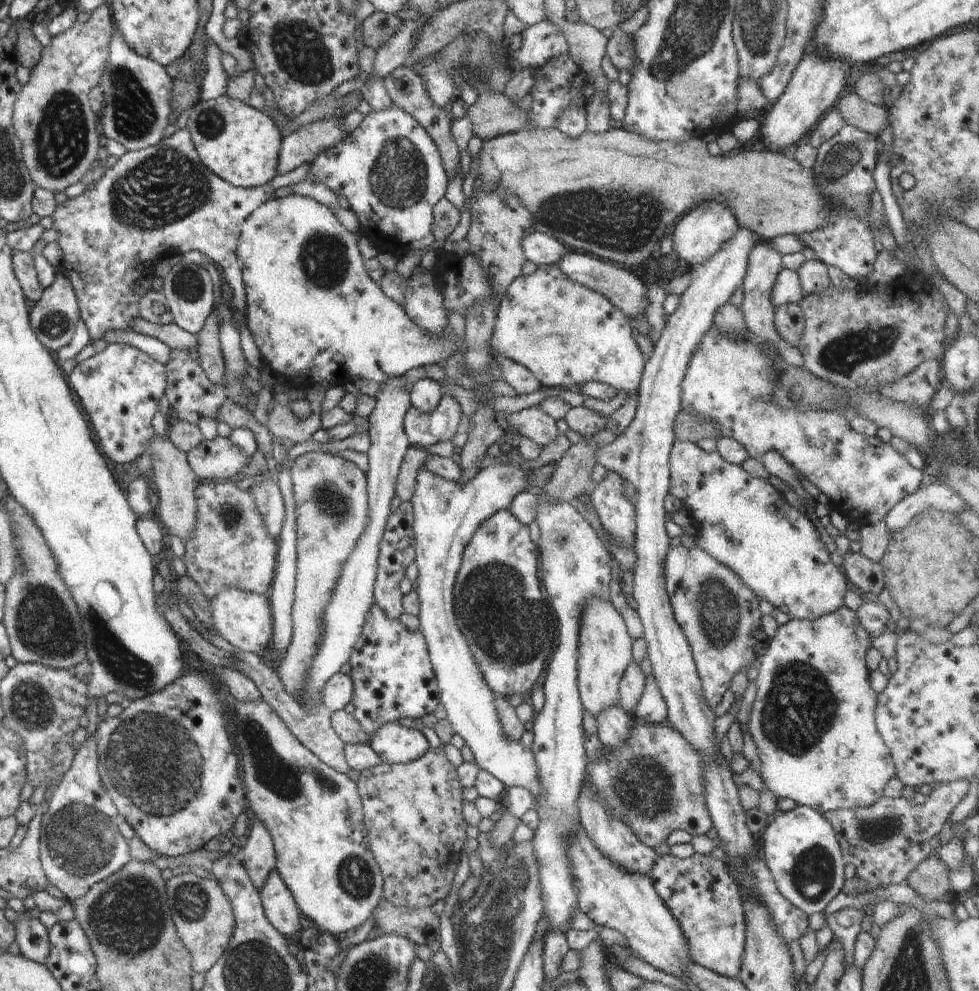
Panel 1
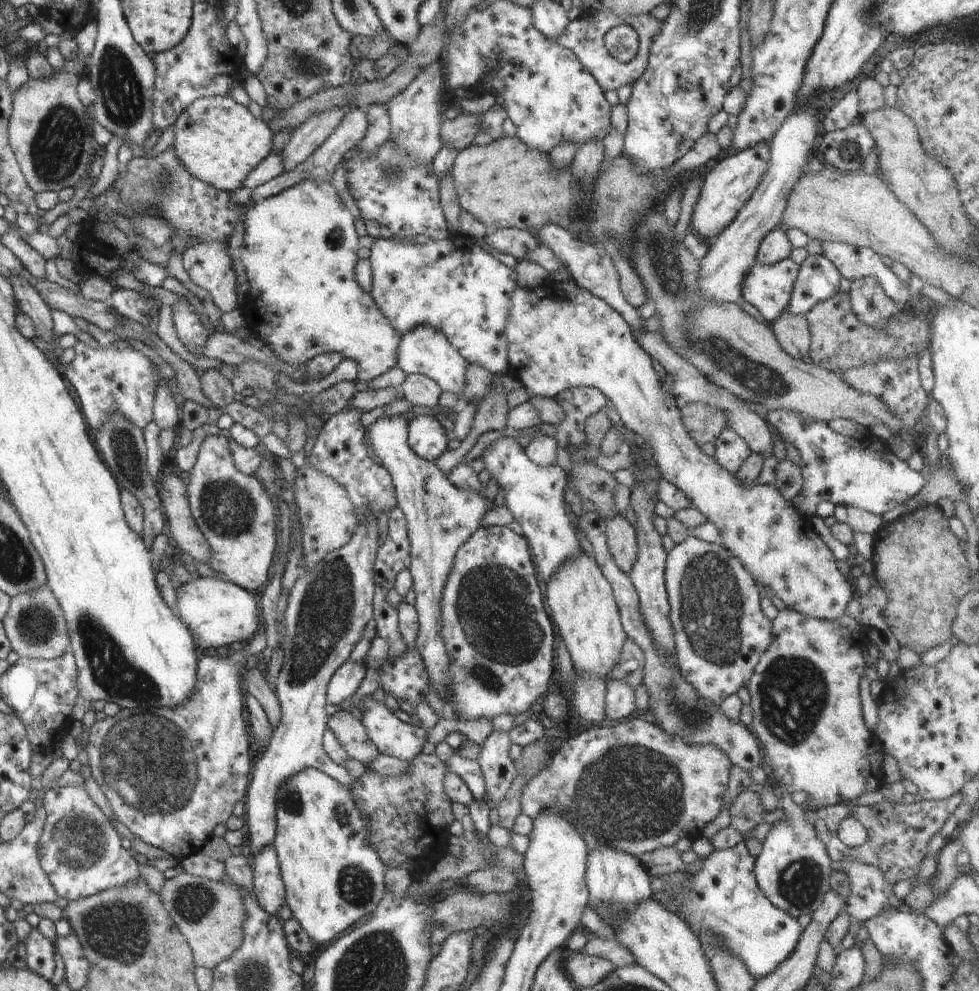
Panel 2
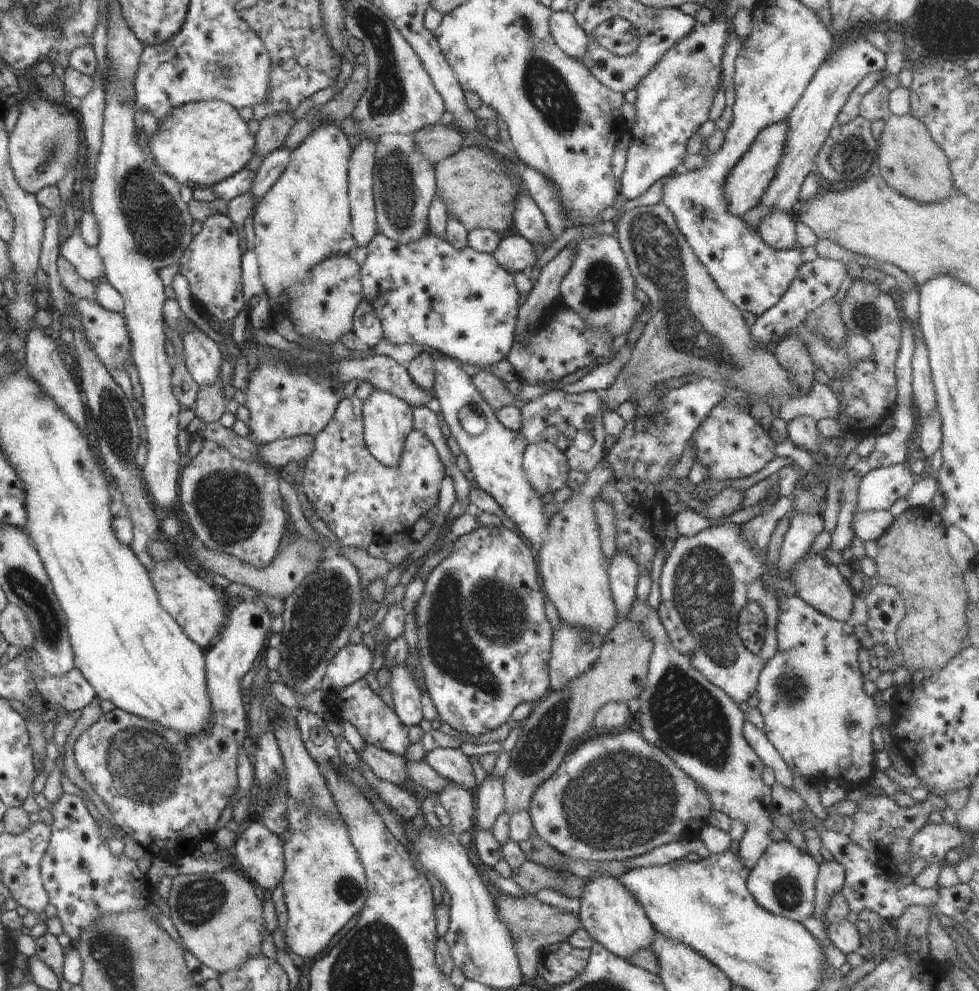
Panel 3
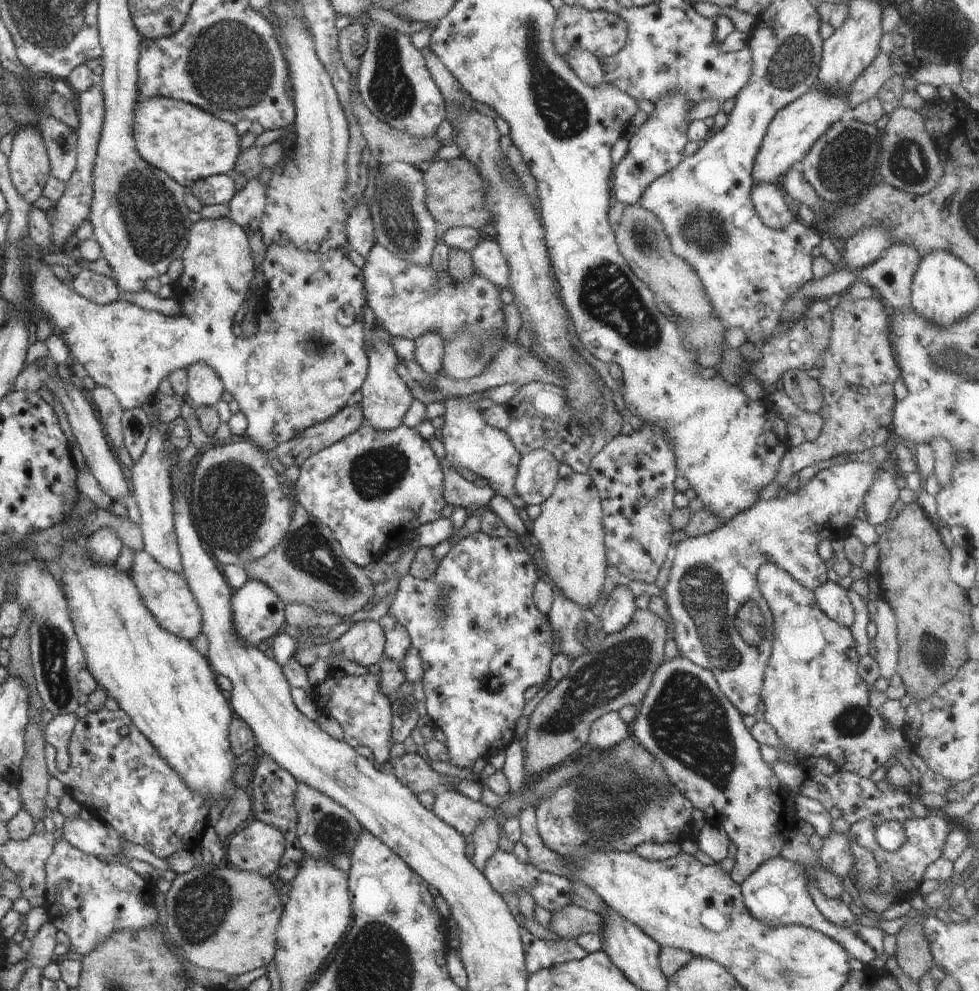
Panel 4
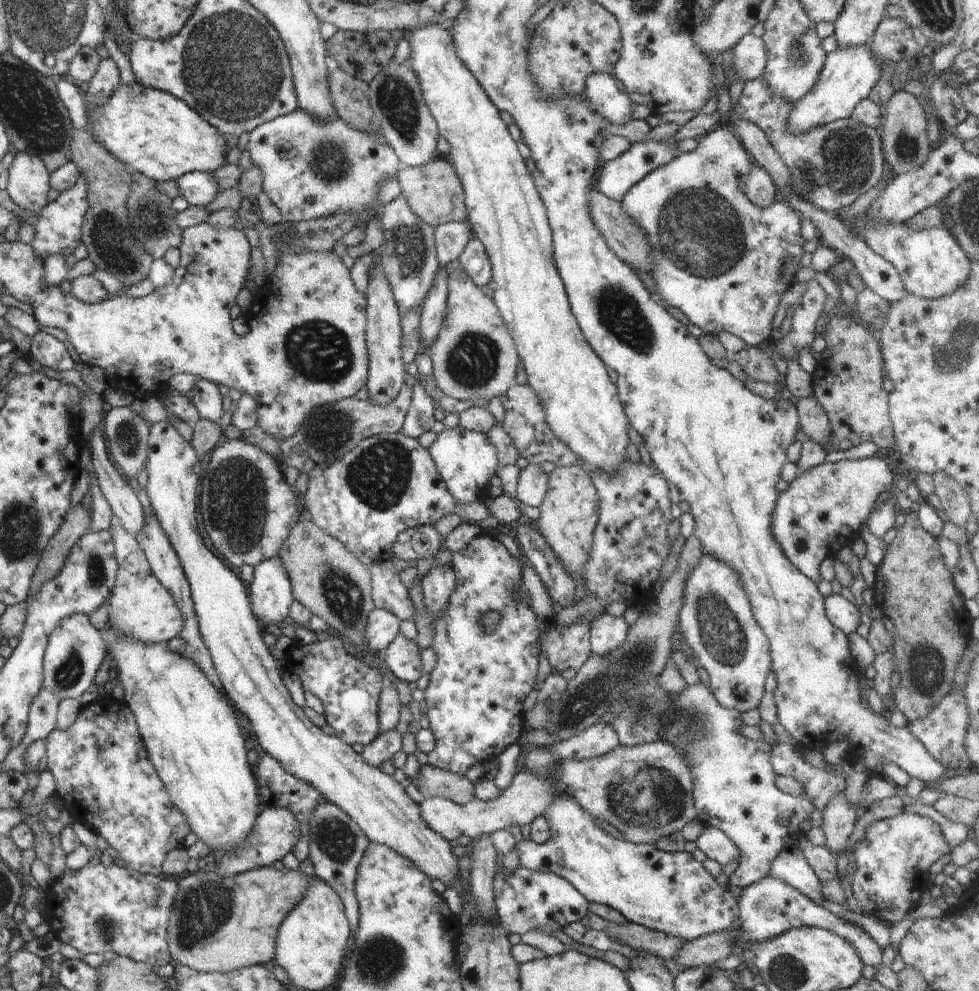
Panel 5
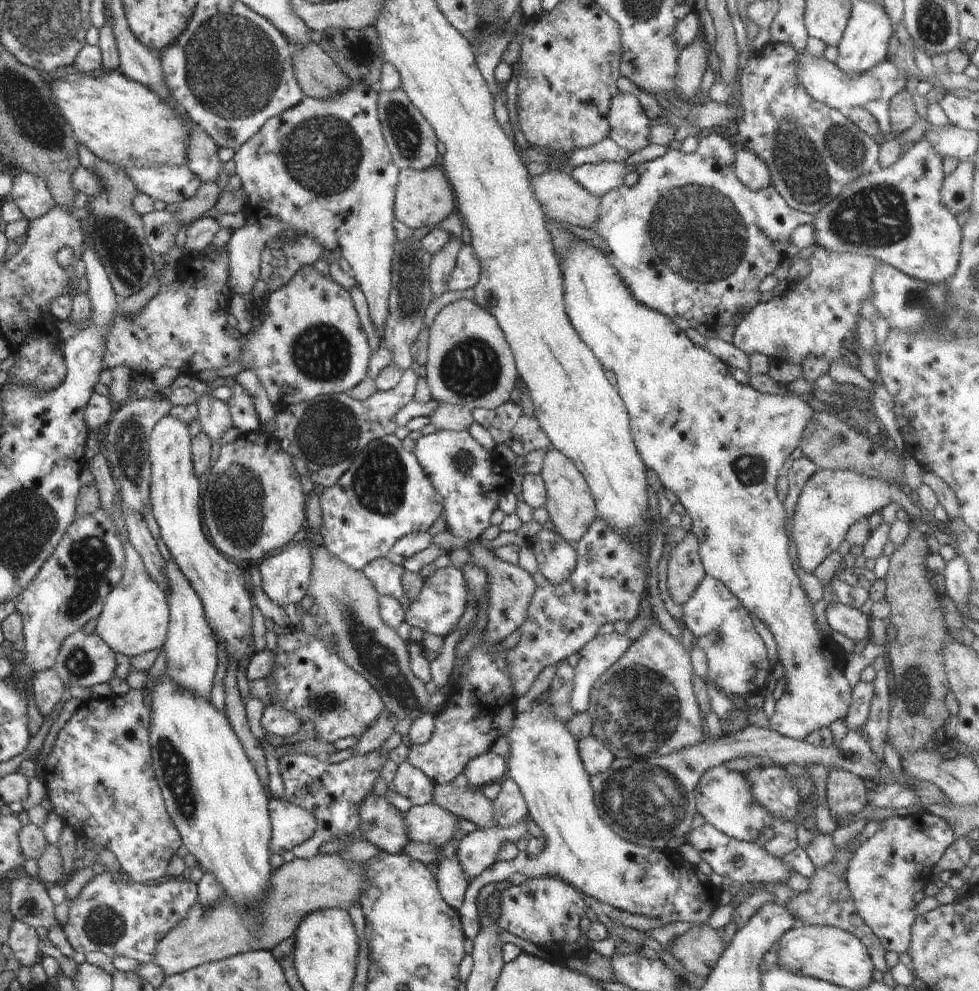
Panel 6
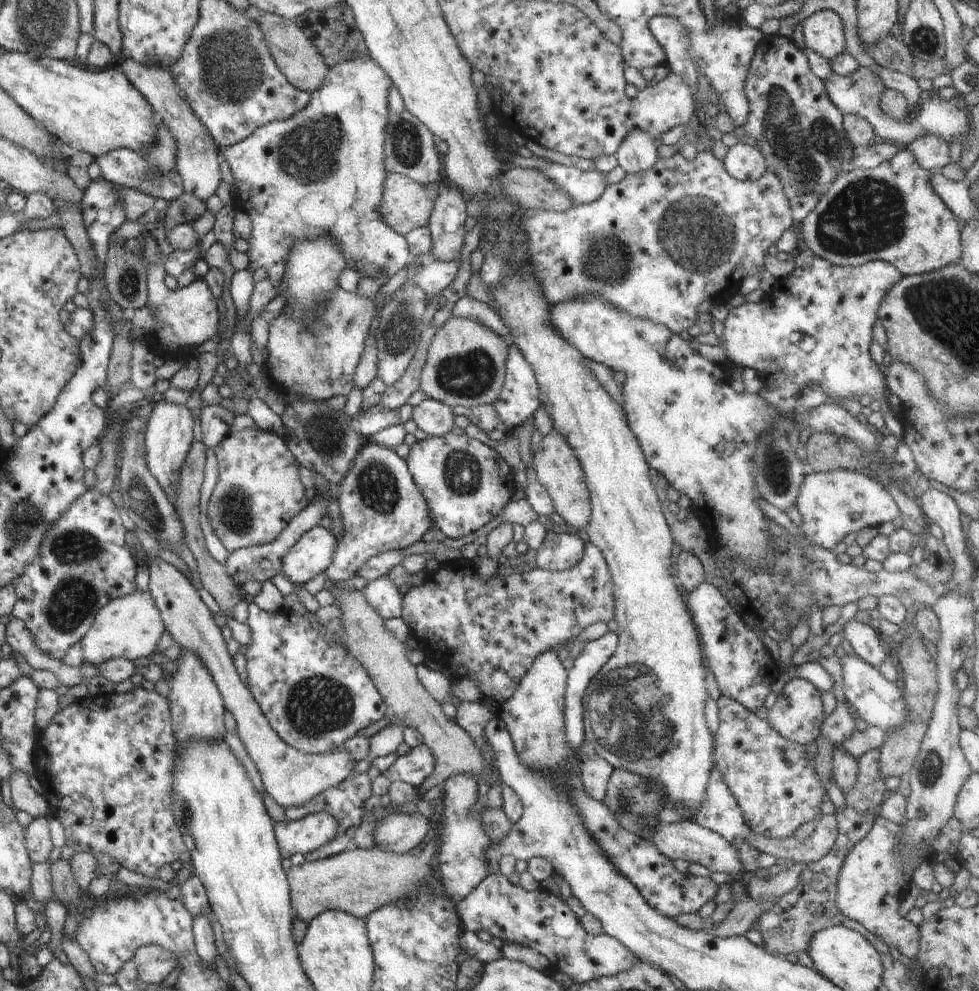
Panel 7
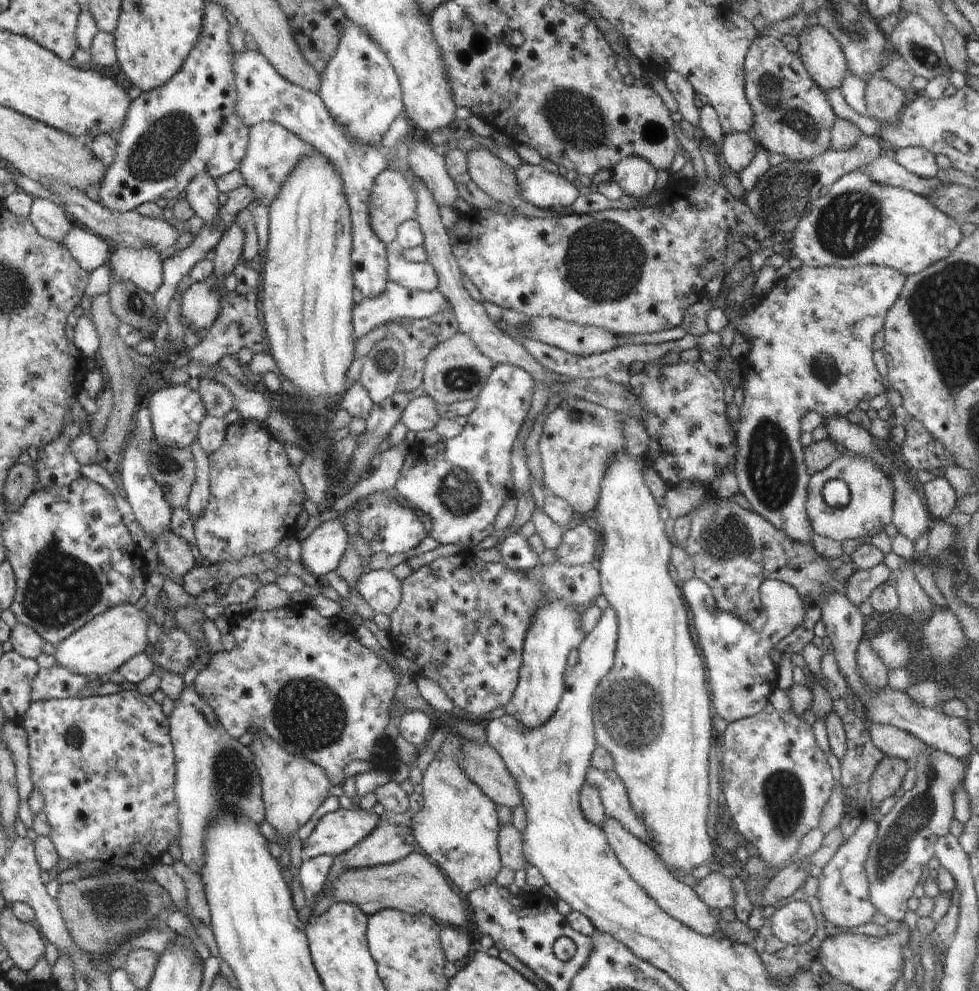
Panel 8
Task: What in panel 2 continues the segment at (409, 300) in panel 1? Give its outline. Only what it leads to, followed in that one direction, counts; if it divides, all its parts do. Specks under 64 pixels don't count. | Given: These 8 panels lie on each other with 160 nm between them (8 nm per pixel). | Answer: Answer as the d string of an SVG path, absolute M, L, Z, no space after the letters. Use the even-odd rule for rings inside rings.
M418 325L405 330L401 336L398 349L398 368L401 368L407 375L420 373L428 376L444 392L454 392L458 396L457 409L462 408L466 400L463 398L463 386L468 361L447 341L440 329L433 329L433 326Z

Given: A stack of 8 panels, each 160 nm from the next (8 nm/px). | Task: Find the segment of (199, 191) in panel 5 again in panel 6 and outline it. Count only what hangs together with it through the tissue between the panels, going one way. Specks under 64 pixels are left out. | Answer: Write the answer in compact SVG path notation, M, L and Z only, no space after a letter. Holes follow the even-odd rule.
M160 165L152 167L126 167L123 168L126 171L127 177L132 179L132 182L136 185L140 193L147 194L153 199L163 200L166 204L183 203L188 199L191 199L202 184L197 176L192 174L188 165L182 166L170 166Z

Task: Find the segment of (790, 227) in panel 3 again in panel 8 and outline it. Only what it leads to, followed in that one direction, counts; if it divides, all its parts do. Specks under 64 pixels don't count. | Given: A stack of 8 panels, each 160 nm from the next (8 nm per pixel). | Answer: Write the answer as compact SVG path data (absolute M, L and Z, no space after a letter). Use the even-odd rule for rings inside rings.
M732 133L725 135L721 142L721 149L724 160L726 160L726 164L730 166L732 172L743 177L750 171L757 150L755 142L749 134Z

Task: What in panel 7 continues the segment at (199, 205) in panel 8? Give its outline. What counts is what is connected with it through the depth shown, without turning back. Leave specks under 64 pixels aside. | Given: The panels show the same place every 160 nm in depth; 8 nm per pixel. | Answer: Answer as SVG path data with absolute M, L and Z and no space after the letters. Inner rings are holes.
M121 56L120 71L127 80L140 91L166 128L172 133L176 143L175 169L179 172L186 193L192 193L206 202L220 186L221 172L217 154L221 151L200 119L190 108L188 101L180 96L179 88L169 69L148 66L137 60Z

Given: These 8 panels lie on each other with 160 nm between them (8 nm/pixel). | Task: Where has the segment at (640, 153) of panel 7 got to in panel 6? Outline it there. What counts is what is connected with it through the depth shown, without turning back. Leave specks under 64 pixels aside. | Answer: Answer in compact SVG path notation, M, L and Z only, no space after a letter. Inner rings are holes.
M618 93L609 104L609 137L625 148L630 154L649 144L648 135L653 122L646 116L640 101L632 93Z

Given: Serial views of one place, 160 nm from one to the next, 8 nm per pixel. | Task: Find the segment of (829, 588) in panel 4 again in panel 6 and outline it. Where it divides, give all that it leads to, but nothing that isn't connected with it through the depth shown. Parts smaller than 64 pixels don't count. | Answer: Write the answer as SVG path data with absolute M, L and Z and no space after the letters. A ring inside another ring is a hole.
M831 601L826 607L826 618L833 631L851 638L854 642L864 638L869 640L869 619L860 609L840 601Z

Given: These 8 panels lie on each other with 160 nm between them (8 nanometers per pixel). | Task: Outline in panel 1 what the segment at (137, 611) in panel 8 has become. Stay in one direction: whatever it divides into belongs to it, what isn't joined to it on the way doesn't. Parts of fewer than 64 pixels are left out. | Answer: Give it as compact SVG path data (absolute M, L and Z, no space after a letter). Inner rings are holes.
M229 588L217 593L209 602L214 632L226 642L247 653L263 656L271 647L273 620L268 599L264 595Z

